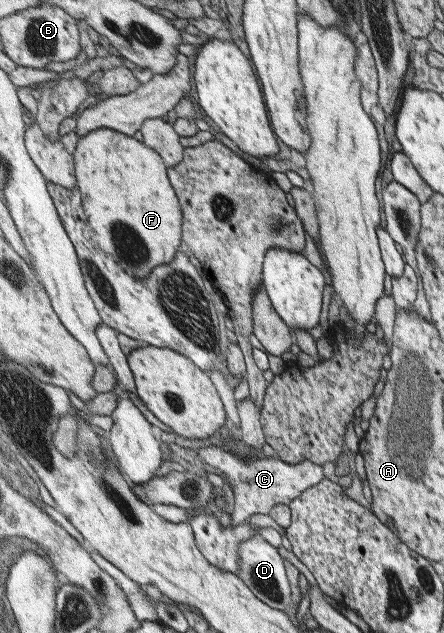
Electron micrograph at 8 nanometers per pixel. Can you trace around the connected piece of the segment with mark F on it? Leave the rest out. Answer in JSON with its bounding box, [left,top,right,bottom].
[75,129,184,279]

